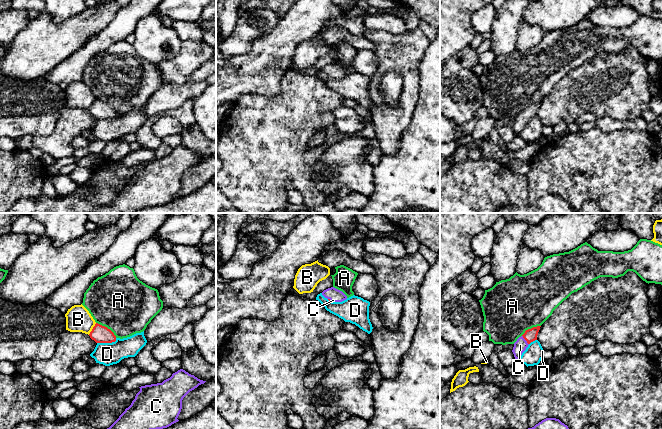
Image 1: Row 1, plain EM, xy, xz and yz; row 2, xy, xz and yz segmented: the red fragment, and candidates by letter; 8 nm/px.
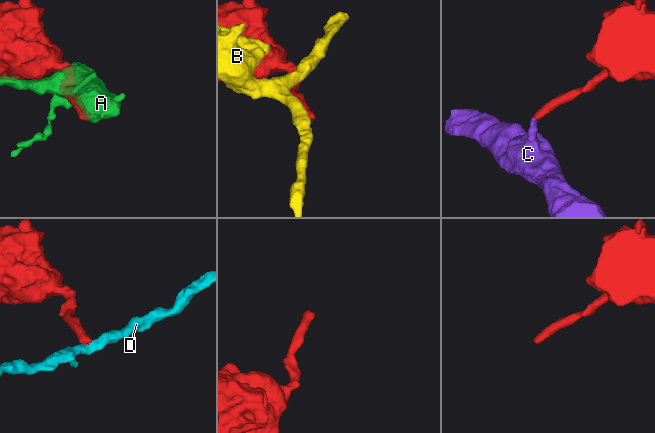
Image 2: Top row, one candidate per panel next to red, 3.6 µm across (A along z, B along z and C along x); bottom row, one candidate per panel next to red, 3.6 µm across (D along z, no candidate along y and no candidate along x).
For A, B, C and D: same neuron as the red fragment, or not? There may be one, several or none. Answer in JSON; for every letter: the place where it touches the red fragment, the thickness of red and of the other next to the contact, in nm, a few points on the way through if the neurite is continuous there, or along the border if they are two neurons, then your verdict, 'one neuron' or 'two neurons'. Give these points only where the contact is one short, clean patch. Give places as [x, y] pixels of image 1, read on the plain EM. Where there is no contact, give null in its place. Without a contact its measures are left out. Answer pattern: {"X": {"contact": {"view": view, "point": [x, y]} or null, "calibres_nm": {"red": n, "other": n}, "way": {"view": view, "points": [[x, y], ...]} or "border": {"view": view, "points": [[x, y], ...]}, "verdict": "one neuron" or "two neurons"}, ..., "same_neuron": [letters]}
{"A": {"contact": {"view": "xy", "point": [106, 103]}, "calibres_nm": {"red": 140, "other": 480}, "verdict": "two neurons"}, "B": {"contact": {"view": "xy", "point": [92, 105]}, "calibres_nm": {"red": 140, "other": 200}, "verdict": "two neurons"}, "C": {"contact": {"view": "yz", "point": [525, 115]}, "calibres_nm": {"red": 110, "other": 100}, "way": {"view": "yz", "points": [[530, 111], [525, 115], [520, 121]]}, "verdict": "one neuron"}, "D": {"contact": {"view": "xy", "point": [107, 118]}, "calibres_nm": {"red": 140, "other": 180}, "border": {"view": "xy", "points": [[116, 114], [111, 118], [97, 119]]}, "verdict": "two neurons"}, "same_neuron": ["C"]}

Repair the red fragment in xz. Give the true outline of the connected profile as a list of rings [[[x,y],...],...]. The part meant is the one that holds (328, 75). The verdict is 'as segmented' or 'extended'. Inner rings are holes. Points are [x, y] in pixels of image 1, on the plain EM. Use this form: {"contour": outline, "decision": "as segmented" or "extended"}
{"contour": [[[334,63],[324,66],[322,71],[332,78],[342,78],[347,75],[347,72],[342,67]]], "decision": "extended"}

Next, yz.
{"contour": [[[541,102],[533,103],[525,107],[525,109],[517,115],[514,119],[513,130],[516,136],[519,136],[522,129],[526,126],[528,121],[537,116],[537,111]]], "decision": "extended"}

